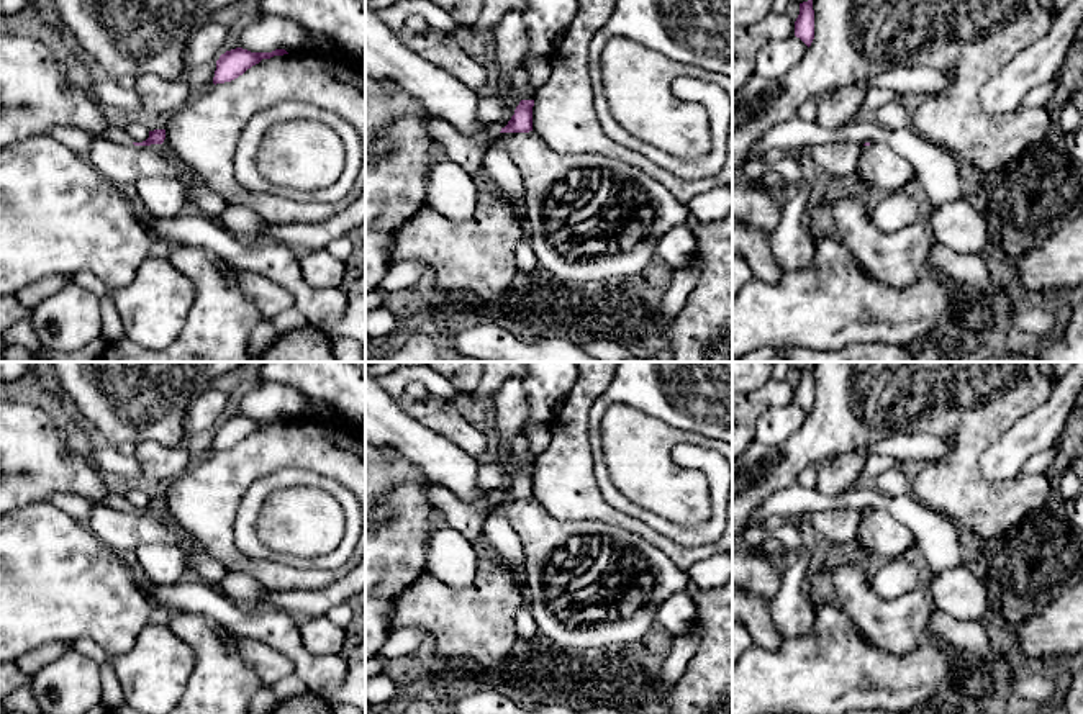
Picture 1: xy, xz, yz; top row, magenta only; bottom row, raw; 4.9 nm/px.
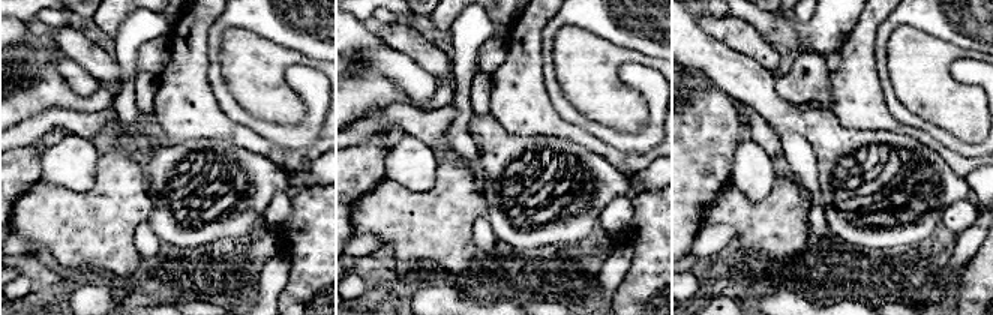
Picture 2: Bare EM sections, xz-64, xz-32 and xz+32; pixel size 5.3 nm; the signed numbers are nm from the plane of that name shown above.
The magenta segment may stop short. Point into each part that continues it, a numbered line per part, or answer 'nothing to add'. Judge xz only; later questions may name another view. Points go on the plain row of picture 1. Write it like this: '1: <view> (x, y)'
1: xz (467, 518)

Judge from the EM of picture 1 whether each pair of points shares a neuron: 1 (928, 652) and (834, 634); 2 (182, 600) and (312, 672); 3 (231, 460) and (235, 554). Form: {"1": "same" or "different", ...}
{"1": "same", "2": "same", "3": "same"}

